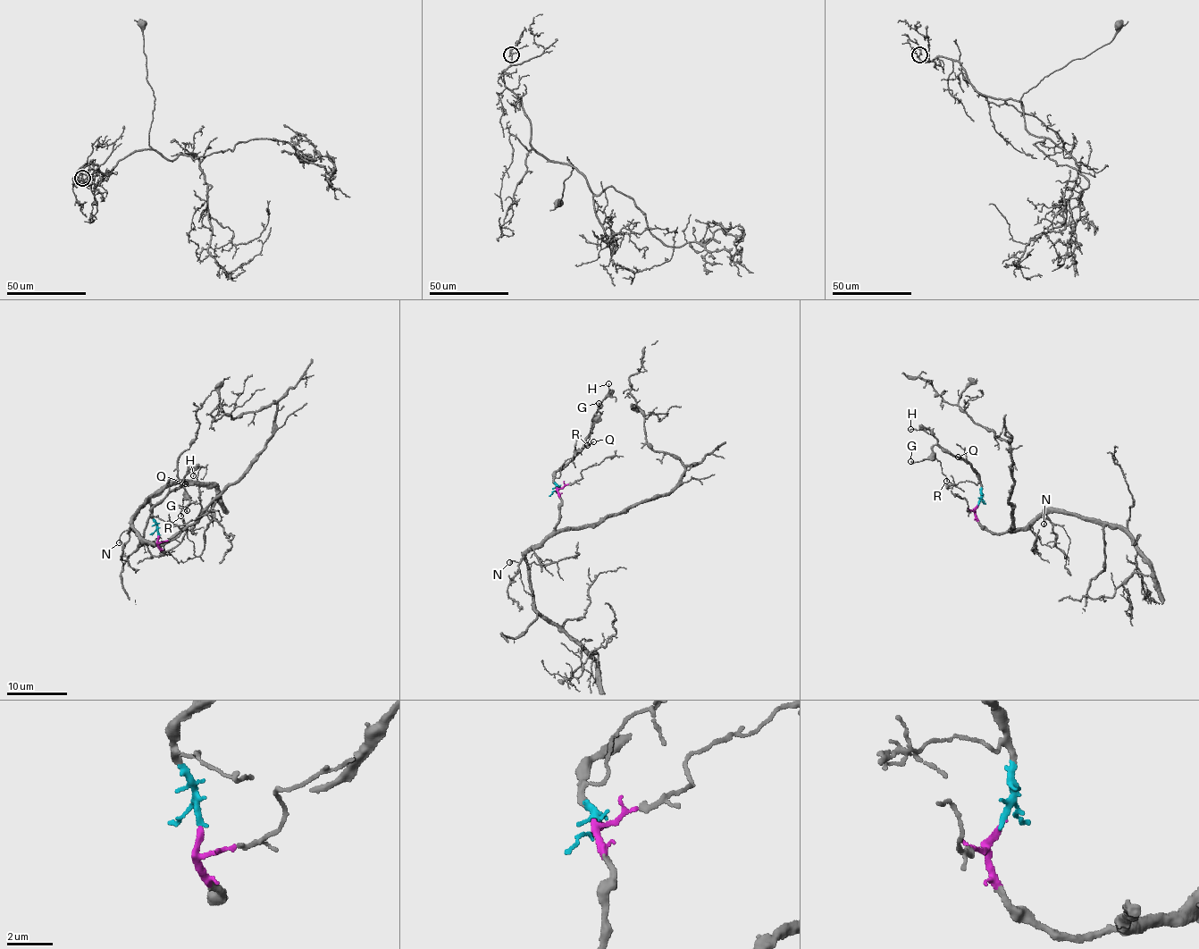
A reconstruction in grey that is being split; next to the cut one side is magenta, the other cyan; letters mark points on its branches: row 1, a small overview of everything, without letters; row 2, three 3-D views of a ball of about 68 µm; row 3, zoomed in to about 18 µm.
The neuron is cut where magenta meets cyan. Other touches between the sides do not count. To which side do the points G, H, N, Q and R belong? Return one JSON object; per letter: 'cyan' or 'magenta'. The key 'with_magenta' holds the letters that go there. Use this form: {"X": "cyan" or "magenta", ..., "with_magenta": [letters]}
{"G": "cyan", "H": "cyan", "N": "magenta", "Q": "cyan", "R": "cyan", "with_magenta": ["N"]}

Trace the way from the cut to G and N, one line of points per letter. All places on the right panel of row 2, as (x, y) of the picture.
G: (978, 505), (979, 474), (971, 464), (947, 453), (935, 444), (926, 457), (910, 461)
N: (978, 505), (976, 517), (983, 526), (1002, 533), (1033, 524), (1044, 515), (1049, 517), (1043, 524)

